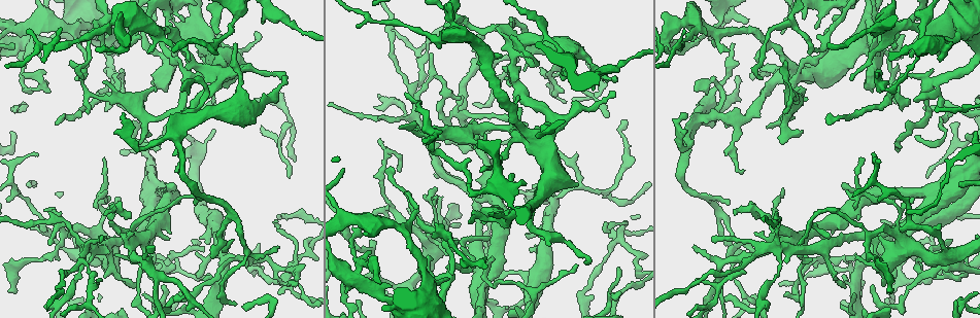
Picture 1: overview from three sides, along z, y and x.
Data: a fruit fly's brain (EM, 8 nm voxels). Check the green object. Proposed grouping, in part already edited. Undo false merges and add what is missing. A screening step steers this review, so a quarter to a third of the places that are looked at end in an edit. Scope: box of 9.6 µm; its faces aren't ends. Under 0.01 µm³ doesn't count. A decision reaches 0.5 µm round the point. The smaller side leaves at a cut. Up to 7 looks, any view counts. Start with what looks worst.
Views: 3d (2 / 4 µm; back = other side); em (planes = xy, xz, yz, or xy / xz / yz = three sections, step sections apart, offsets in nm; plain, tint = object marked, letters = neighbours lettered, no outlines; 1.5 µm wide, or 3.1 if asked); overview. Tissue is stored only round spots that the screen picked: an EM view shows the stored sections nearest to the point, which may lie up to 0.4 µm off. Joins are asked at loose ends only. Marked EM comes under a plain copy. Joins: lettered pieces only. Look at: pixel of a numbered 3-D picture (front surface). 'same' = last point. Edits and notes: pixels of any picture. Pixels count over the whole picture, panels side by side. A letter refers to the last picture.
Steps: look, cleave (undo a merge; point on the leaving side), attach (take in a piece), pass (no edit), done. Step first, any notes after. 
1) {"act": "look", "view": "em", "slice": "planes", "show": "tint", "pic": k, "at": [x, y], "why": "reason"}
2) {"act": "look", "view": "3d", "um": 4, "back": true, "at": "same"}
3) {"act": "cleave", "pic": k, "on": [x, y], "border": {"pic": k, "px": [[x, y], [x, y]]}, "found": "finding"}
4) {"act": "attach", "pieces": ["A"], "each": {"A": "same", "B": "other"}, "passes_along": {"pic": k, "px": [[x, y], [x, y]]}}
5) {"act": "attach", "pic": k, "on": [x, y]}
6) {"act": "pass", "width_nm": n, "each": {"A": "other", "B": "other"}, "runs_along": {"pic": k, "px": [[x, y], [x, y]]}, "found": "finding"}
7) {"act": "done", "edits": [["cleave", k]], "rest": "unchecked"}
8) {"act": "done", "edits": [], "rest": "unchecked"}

{"act": "look", "view": "em", "slice": "planes", "show": "tint", "pic": 1, "at": [548, 76]}

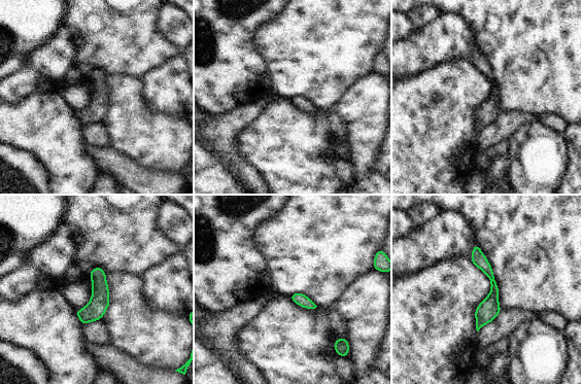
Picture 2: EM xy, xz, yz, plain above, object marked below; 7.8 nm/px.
{"act": "look", "view": "em", "slice": "planes", "show": "letters", "at": "same"}

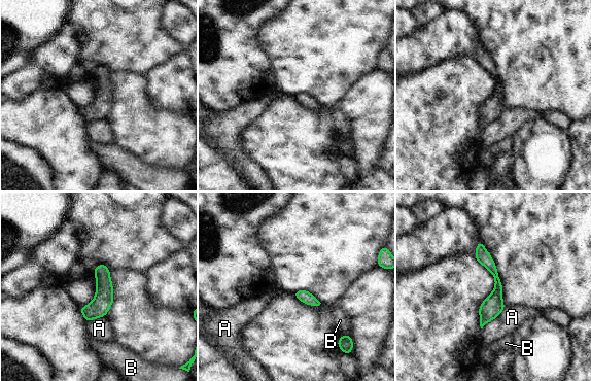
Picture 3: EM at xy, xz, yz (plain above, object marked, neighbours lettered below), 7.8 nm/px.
{"act": "pass", "each": {"A": "other", "B": "other"}, "border": {"pic": 3, "px": [[506, 307], [482, 328]]}, "found": "continuous, no second neuron"}

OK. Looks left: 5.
{"act": "look", "view": "3d", "um": 4, "pic": 1, "at": [897, 93], "why": "arms part here"}

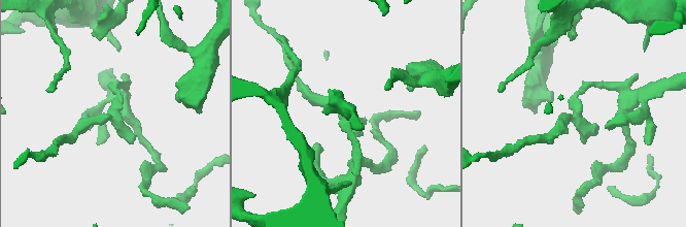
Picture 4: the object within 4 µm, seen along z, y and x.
{"act": "look", "view": "em", "slice": "yz", "step": 4, "show": "letters", "pic": 4, "at": [574, 115]}

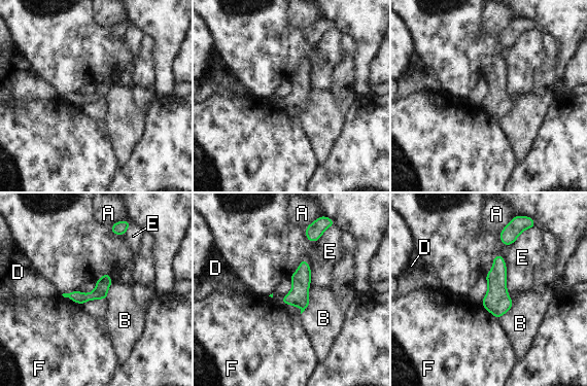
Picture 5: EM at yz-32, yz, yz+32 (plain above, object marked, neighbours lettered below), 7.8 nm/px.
{"act": "pass", "each": {"A": "other", "B": "other", "D": "other", "E": "other", "F": "other"}, "border": {"pic": 5, "px": [[499, 254], [505, 261], [509, 295]]}, "found": "continuous, no second neuron"}

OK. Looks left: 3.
{"act": "look", "view": "em", "slice": "xy", "step": 8, "show": "tint", "pic": 1, "at": [927, 175]}

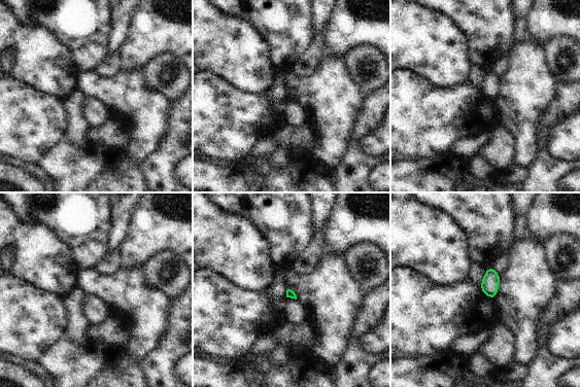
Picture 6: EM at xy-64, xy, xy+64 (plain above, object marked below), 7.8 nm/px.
{"act": "look", "view": "em", "slice": "planes", "show": "letters", "at": "same"}

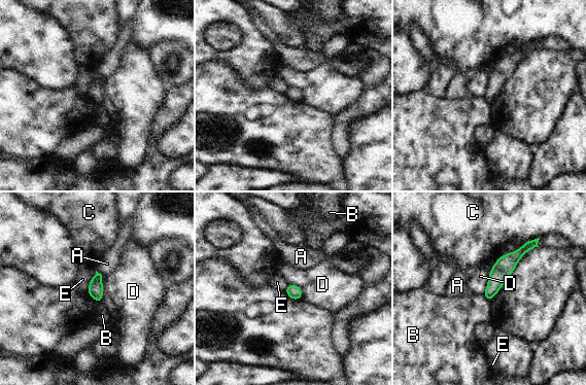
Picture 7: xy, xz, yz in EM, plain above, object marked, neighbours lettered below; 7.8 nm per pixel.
{"act": "pass", "each": {"A": "other", "B": "other", "C": "other", "D": "other", "E": "other"}, "runs_along": {"pic": 7, "px": [[530, 243], [500, 272], [488, 296]]}, "found": "none of them fits"}

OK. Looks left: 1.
{"act": "done", "edits": [], "rest": "unchecked"}

